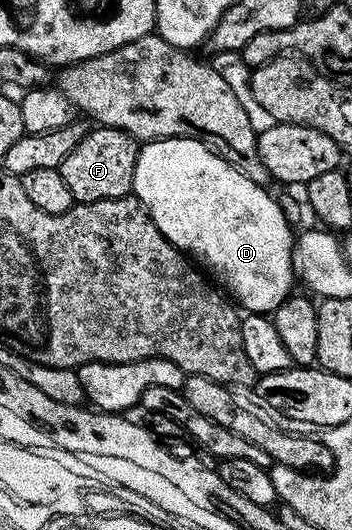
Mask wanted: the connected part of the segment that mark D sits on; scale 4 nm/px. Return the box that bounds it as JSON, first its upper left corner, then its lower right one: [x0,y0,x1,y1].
[132,137,295,315]

